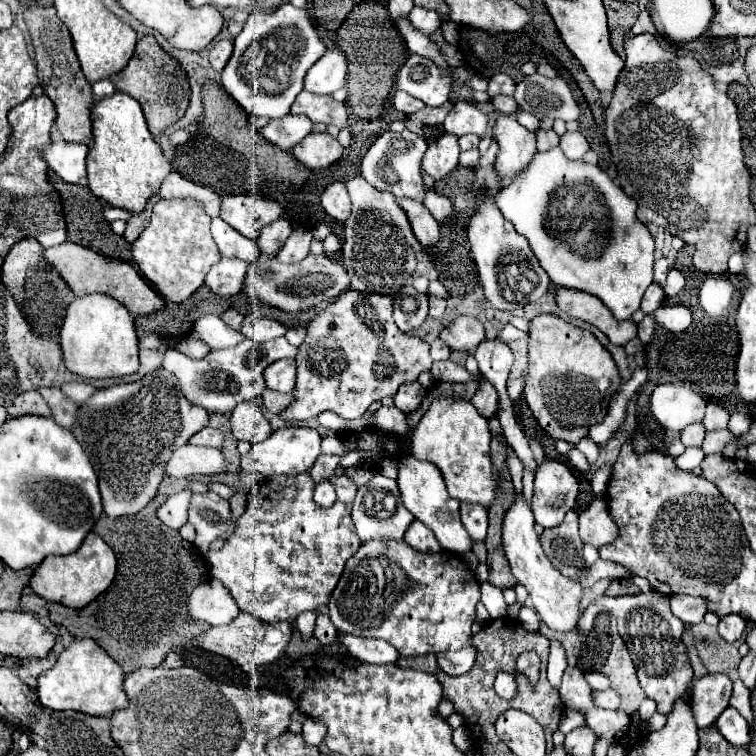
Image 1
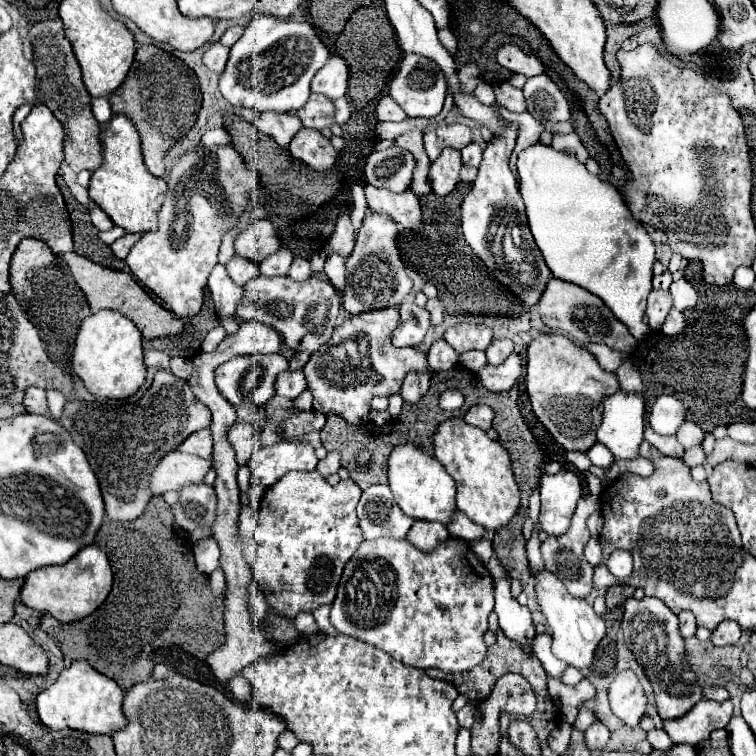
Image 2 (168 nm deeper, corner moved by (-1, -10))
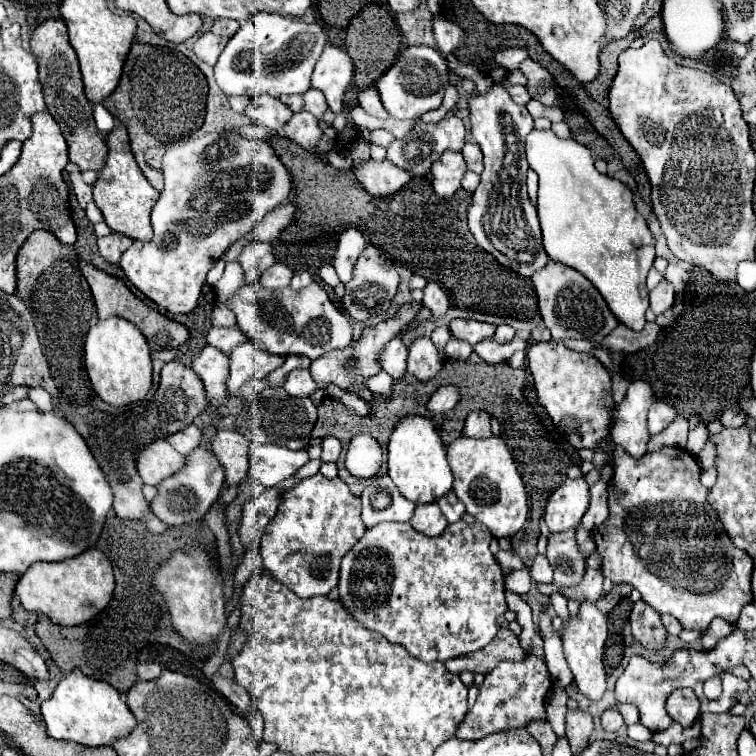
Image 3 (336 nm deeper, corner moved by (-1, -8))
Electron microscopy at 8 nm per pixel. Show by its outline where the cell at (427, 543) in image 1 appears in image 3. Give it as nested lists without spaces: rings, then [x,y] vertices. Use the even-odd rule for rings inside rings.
[[[436,504],[416,506],[416,512],[410,522],[424,536],[440,536],[444,532],[444,528],[448,526],[444,514],[440,512],[440,508]]]

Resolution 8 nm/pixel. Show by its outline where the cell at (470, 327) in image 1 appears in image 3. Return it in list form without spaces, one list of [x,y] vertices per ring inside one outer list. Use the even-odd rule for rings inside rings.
[[[456,318],[450,322],[450,330],[452,336],[470,342],[472,346],[476,346],[480,340],[494,336],[494,324],[488,322],[478,322],[478,320],[464,320],[464,318]]]

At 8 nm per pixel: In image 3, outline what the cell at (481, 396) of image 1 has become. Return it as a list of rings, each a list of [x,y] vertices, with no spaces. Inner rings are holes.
[[[470,412],[464,424],[464,436],[468,438],[488,438],[490,432],[490,416],[486,412]]]

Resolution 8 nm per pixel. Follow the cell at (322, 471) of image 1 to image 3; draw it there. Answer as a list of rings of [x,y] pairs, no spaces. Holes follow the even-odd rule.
[[[326,436],[322,440],[322,458],[320,460],[322,462],[336,462],[338,456],[340,456],[340,450],[342,450],[340,440],[334,438],[334,436]]]

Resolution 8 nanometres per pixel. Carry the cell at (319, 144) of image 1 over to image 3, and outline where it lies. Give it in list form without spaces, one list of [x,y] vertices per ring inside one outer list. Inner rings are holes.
[[[298,112],[284,124],[284,134],[304,146],[306,150],[316,150],[316,142],[322,136],[322,130],[318,126],[318,118],[310,112]]]

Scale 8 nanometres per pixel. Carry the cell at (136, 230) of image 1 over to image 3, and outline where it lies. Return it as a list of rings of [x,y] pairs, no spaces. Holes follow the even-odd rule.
[[[108,234],[104,238],[98,238],[98,250],[102,254],[104,260],[112,262],[112,264],[118,264],[120,262],[120,256],[126,252],[126,248],[132,244],[134,240],[130,240],[128,236],[122,236],[122,234]]]

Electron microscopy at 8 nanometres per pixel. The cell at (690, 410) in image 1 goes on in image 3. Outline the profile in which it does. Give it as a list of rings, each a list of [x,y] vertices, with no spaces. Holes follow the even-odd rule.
[[[654,402],[648,412],[648,430],[650,434],[660,434],[676,418],[676,408],[668,402]]]

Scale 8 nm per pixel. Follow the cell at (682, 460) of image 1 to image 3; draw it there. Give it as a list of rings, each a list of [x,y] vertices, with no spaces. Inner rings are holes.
[[[698,422],[698,426],[690,430],[686,450],[688,450],[690,454],[694,454],[694,456],[696,456],[696,454],[704,448],[706,440],[708,440],[708,430],[706,430],[706,424],[704,424],[704,422]]]

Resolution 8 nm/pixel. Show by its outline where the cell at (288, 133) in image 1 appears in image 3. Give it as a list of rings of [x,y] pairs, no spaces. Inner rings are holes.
[[[260,94],[250,100],[250,104],[246,106],[246,114],[254,124],[282,130],[284,122],[288,122],[288,118],[292,116],[292,110],[288,110],[288,106],[282,104],[278,98]]]

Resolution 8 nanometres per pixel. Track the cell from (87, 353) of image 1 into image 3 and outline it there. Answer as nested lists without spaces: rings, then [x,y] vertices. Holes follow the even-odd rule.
[[[116,316],[108,320],[100,320],[88,332],[84,348],[86,348],[84,350],[86,372],[90,376],[92,388],[106,404],[122,408],[142,400],[150,392],[152,388],[150,346],[144,334],[136,326],[132,326],[132,322]]]

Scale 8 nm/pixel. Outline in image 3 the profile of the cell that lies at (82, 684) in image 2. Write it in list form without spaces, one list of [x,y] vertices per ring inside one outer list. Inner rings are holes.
[[[72,670],[70,674],[66,674],[56,686],[52,698],[42,702],[42,718],[52,738],[78,742],[90,748],[110,746],[118,738],[128,736],[136,726],[136,718],[120,698],[118,690],[106,682],[92,680],[80,674],[80,670]]]

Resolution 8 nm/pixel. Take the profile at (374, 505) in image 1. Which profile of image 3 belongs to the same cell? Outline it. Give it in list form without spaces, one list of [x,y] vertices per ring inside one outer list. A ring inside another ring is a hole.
[[[388,474],[374,476],[362,492],[362,520],[366,528],[372,528],[384,520],[408,522],[414,508],[416,506],[398,492]]]

